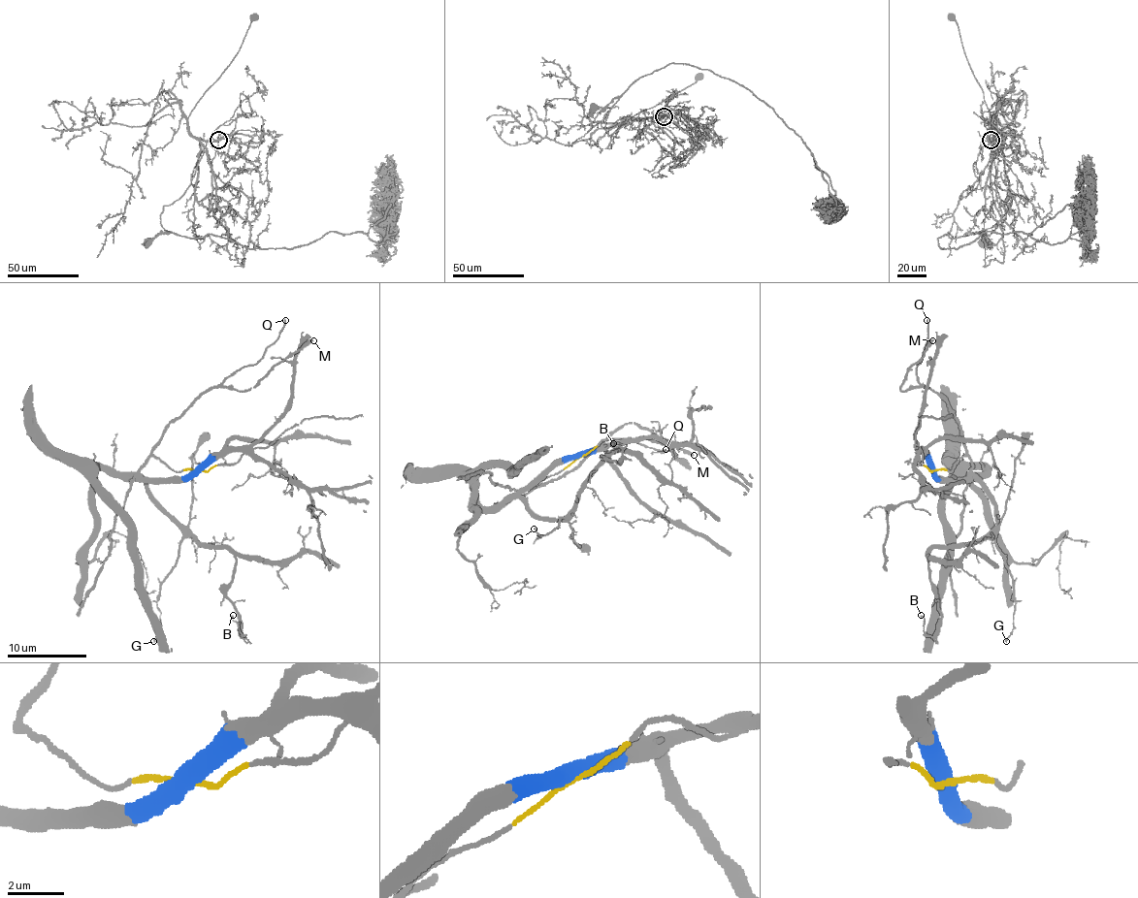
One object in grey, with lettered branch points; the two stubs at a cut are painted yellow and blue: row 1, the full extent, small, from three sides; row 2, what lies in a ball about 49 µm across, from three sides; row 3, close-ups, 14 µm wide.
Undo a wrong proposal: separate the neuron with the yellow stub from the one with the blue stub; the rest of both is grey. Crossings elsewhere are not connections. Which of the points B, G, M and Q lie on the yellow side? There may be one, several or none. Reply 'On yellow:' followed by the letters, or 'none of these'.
On yellow: M, Q

